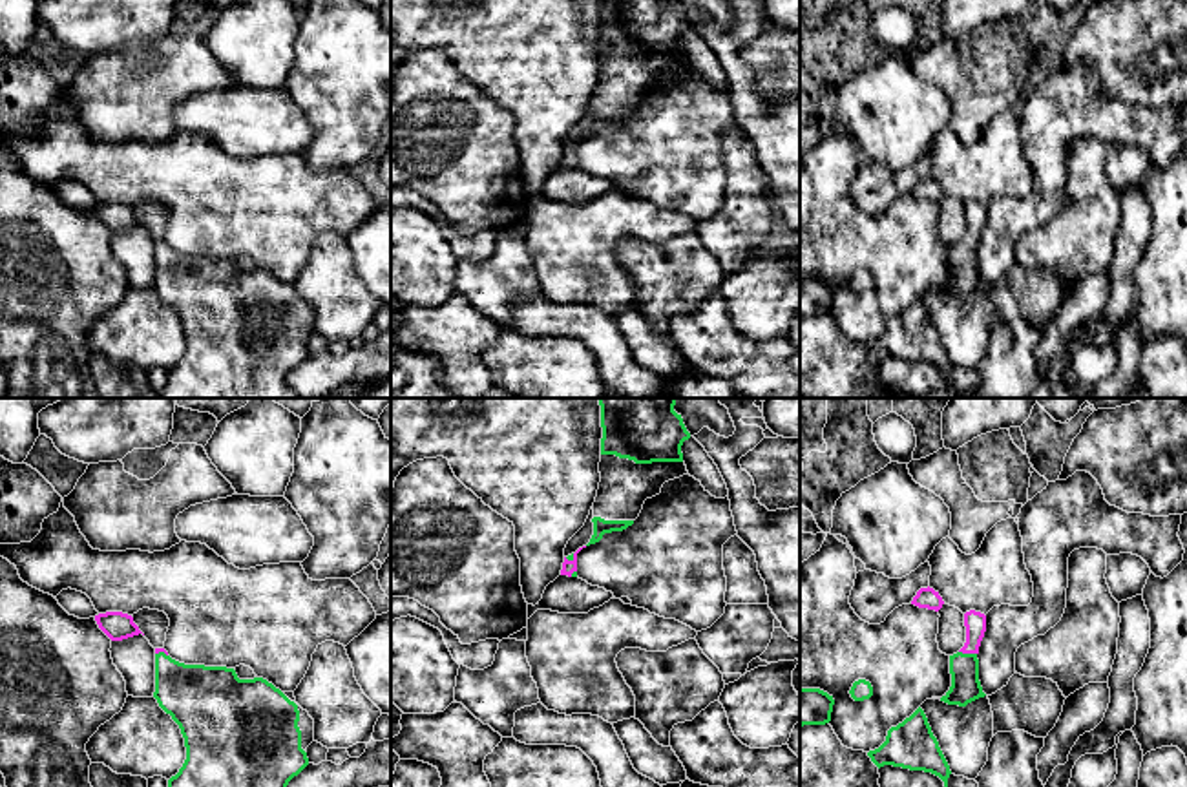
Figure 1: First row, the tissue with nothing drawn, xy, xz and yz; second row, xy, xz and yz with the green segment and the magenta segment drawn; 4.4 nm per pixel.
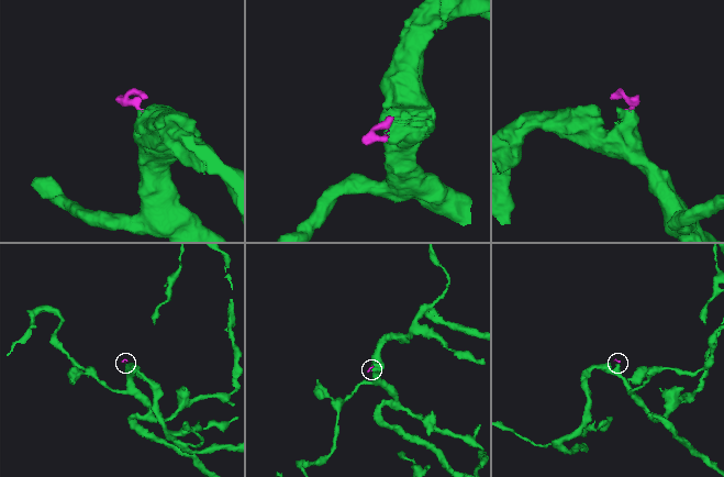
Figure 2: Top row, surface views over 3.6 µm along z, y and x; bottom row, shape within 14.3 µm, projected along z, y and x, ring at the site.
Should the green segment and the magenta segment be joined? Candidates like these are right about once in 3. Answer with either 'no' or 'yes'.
yes

